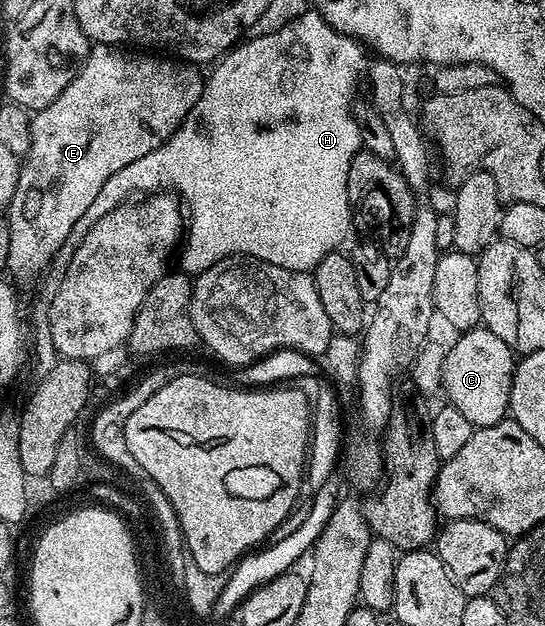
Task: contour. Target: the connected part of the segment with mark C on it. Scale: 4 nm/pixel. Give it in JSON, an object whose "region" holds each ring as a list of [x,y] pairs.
{"region":[[[486,328],[464,330],[443,355],[443,388],[446,401],[465,415],[472,427],[492,426],[504,421],[511,409],[511,385],[517,365],[516,355],[498,336]]]}

